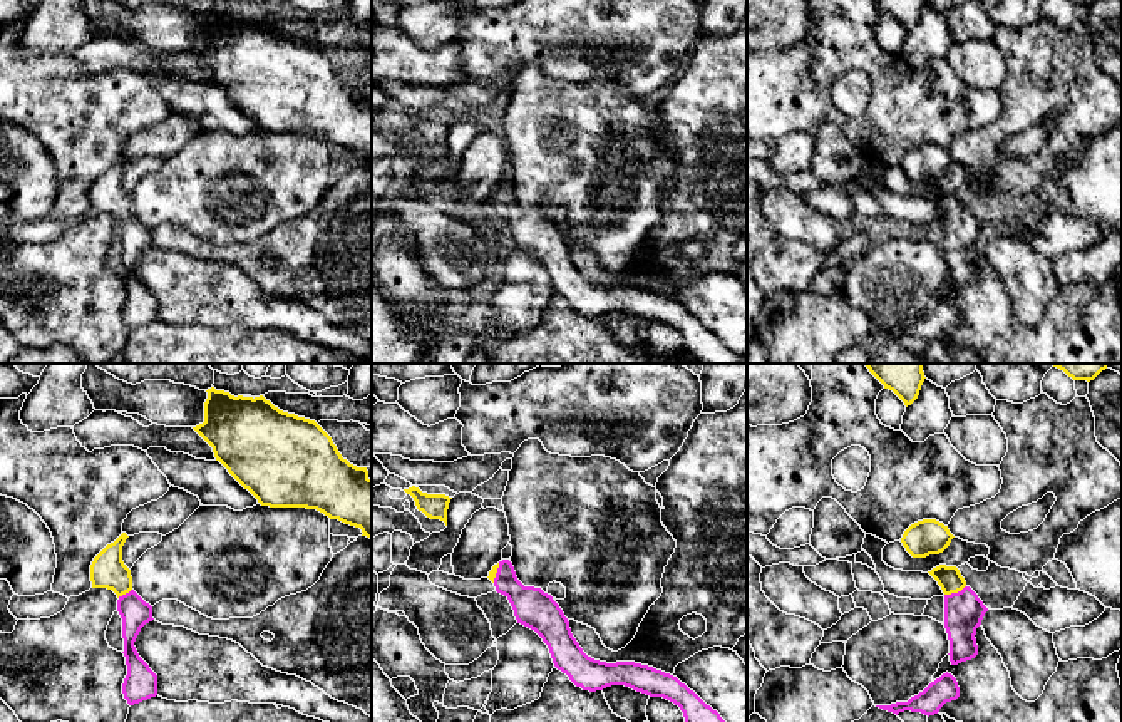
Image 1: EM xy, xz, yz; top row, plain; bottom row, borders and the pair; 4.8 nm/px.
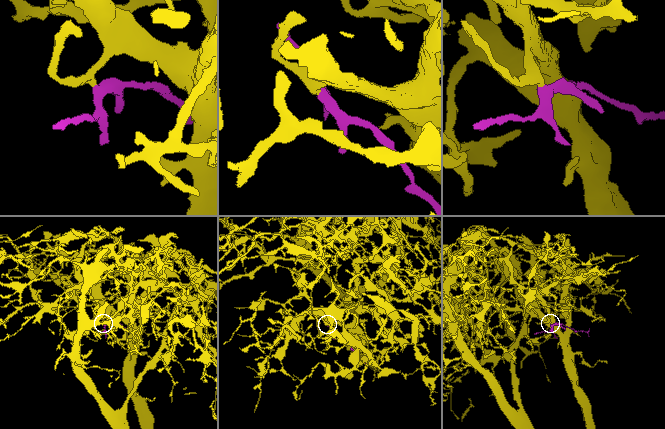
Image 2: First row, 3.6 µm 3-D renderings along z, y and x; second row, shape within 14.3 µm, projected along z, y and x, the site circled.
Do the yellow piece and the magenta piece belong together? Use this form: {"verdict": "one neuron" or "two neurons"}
{"verdict": "one neuron"}

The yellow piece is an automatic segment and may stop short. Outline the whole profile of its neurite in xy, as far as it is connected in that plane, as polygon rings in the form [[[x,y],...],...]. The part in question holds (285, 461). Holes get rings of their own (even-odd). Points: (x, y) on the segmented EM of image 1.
[[[206,392],[204,422],[193,429],[261,506],[317,509],[372,539],[368,471],[343,459],[315,420],[283,412],[263,395]]]

